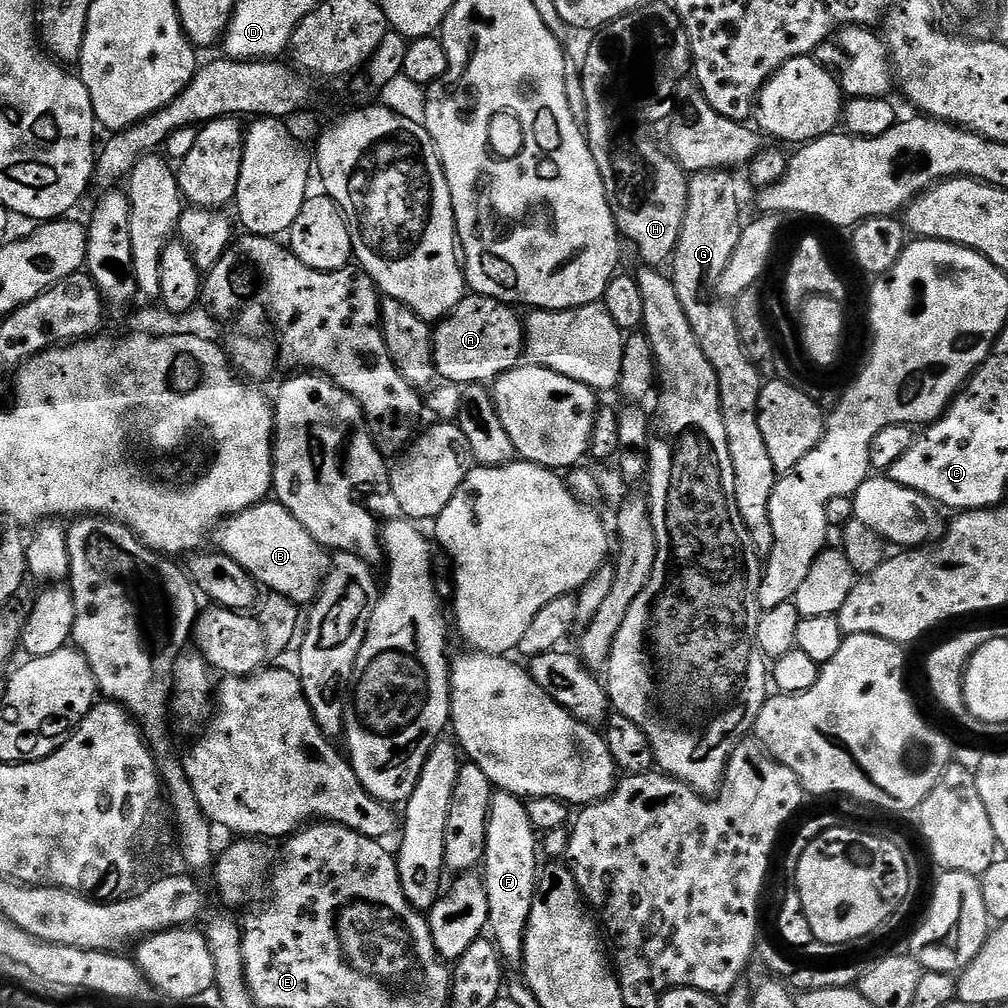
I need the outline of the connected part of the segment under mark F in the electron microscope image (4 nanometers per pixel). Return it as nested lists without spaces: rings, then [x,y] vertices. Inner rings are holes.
[[[493,791],[486,826],[482,879],[488,899],[487,931],[500,952],[500,959],[508,966],[524,963],[524,935],[534,906],[538,879],[536,852],[538,856],[538,833],[534,822],[530,822],[527,803],[509,792]]]

